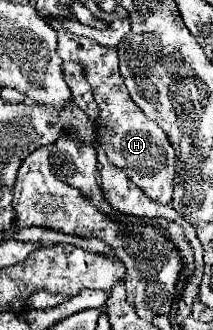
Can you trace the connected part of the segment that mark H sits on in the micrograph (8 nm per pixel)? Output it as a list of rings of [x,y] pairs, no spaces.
[[[58,29],[58,55],[64,61],[74,61],[84,67],[84,79],[90,83],[94,99],[100,107],[100,115],[94,121],[96,141],[104,149],[108,161],[122,169],[136,187],[150,195],[152,201],[162,205],[170,203],[176,175],[174,147],[170,145],[164,129],[156,121],[150,121],[126,93],[126,85],[118,71],[116,47],[106,47],[88,37],[78,37],[70,31]]]

